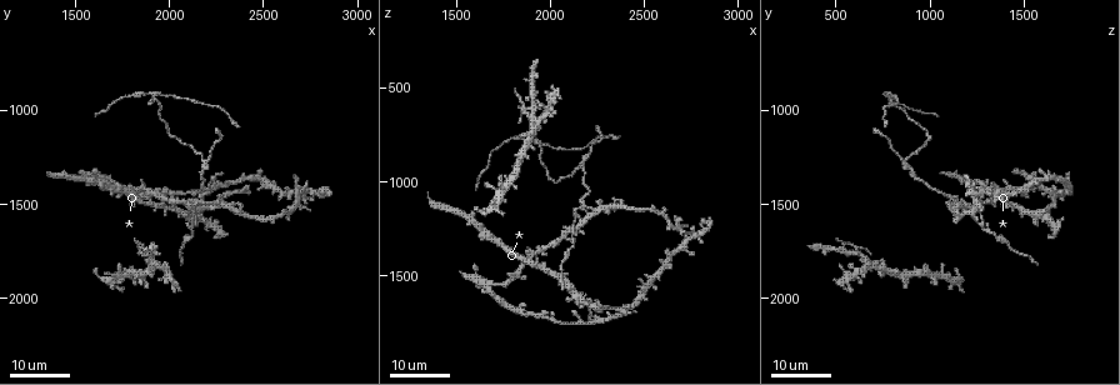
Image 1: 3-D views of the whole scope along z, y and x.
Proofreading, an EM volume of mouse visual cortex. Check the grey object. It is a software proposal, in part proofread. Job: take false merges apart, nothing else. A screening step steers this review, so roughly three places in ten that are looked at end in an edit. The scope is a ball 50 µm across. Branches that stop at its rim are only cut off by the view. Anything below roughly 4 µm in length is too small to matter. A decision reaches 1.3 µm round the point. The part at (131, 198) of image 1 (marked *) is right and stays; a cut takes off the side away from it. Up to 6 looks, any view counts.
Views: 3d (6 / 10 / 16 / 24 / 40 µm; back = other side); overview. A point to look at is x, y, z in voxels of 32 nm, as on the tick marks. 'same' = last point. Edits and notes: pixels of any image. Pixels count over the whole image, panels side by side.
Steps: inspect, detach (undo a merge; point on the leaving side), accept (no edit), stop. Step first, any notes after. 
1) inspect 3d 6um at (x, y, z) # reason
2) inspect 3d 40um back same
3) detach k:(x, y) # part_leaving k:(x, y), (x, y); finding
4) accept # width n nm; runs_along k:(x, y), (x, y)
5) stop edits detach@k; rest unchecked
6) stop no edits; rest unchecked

inspect 3d 24um at (2160, 1470, 1090) # sudden change in width

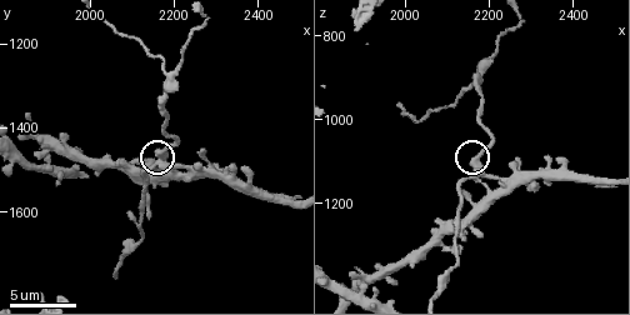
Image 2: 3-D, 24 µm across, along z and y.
inspect 3d 10um at (2170, 1460, 1100)

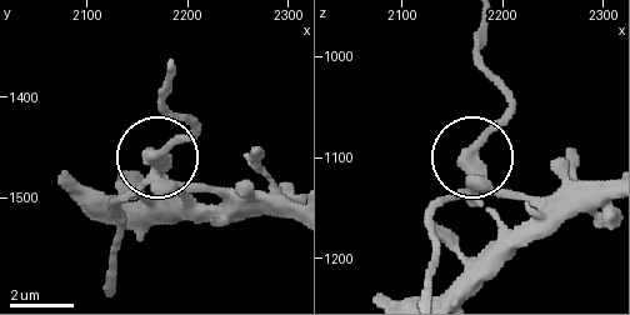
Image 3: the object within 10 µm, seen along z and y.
accept # runs_along 3:(451, 288), (498, 231), (476, 191), (470, 151), (514, 105); one neuron here

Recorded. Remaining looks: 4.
inspect 3d 16um at (2170, 1270, 860) # small branch off a trunk

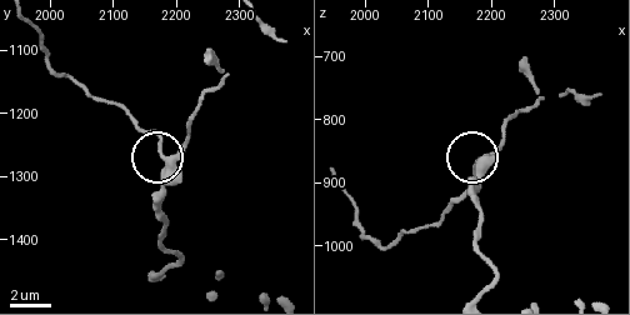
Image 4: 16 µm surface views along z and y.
inspect 3d 6um same

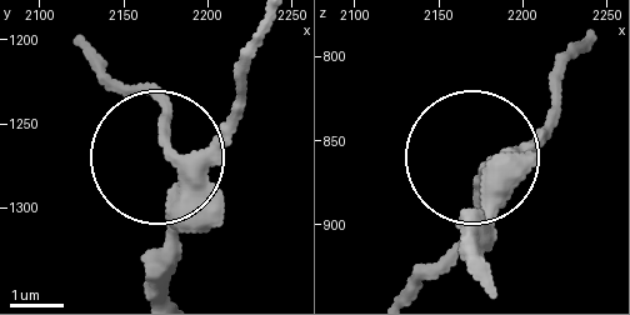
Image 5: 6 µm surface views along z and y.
inspect 3d 6um back same

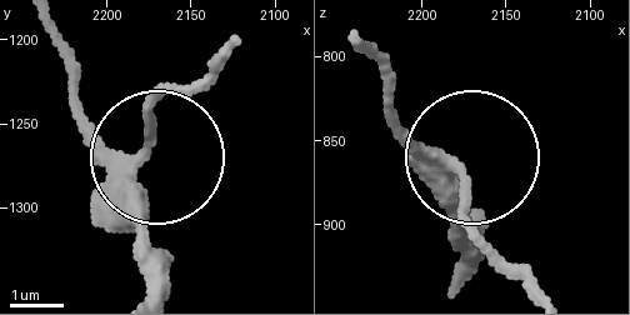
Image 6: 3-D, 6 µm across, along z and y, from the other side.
accept # side_arm 9 um; arms 3; one neuron here

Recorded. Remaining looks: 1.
inspect 3d 16um at (2125, 1600, 1260) # arms part here

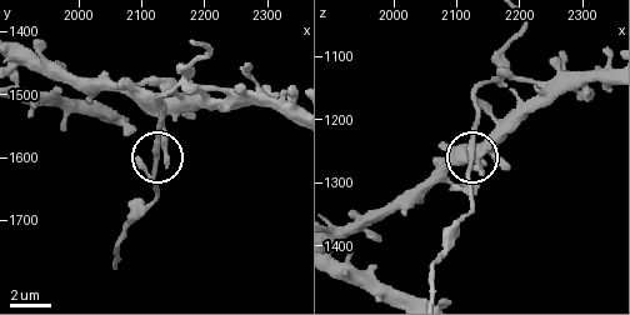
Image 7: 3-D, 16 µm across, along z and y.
accept # arms 3; continuous, no second neuron

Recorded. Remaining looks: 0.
stop no edits; rest unchecked

